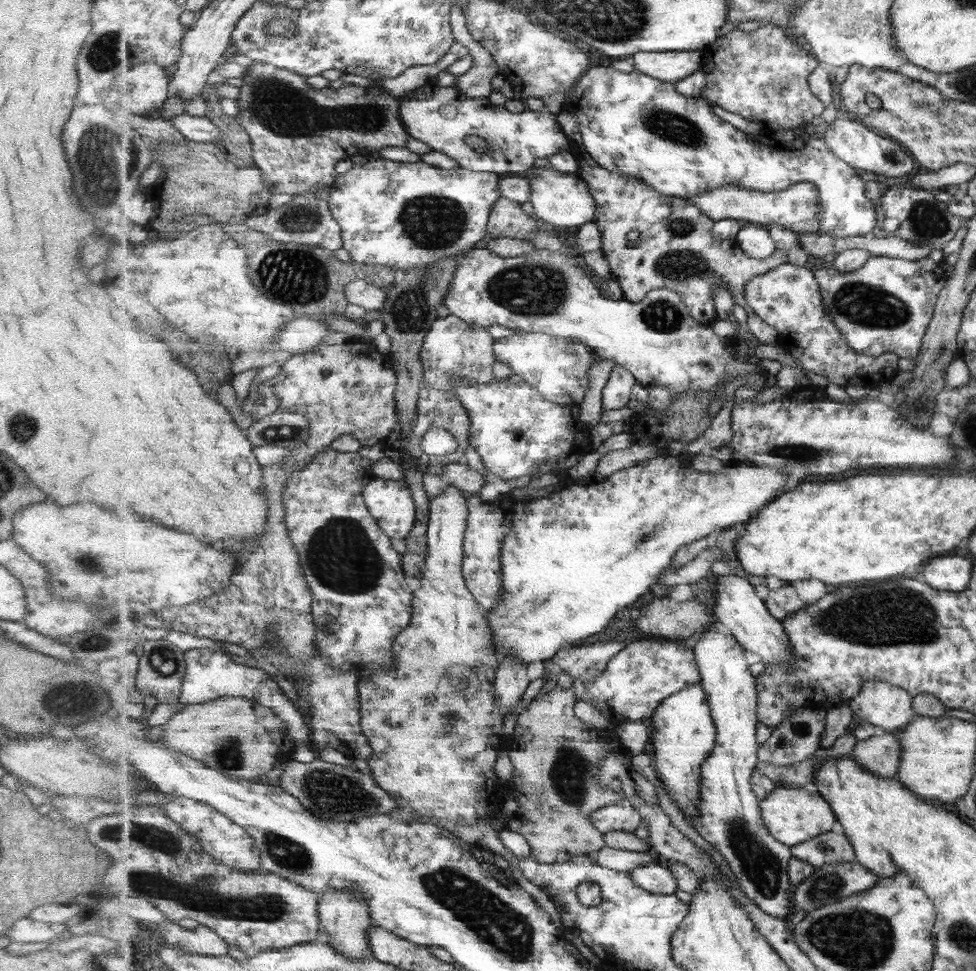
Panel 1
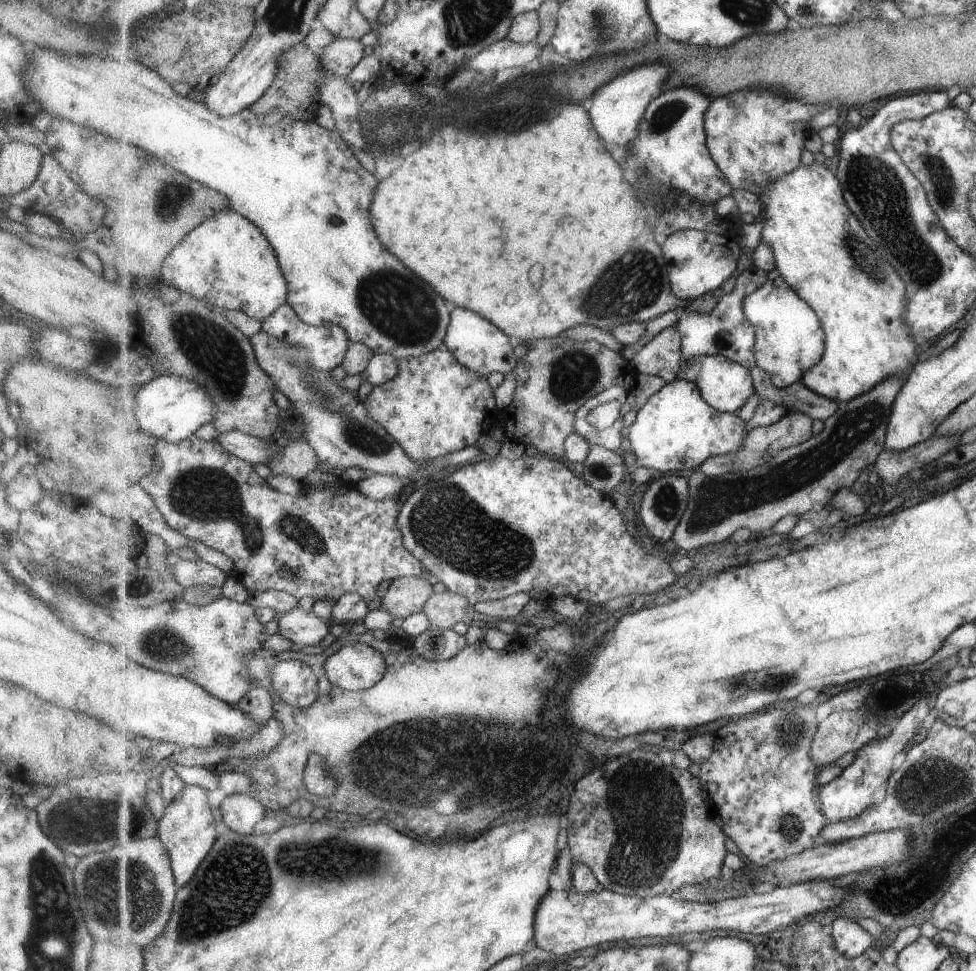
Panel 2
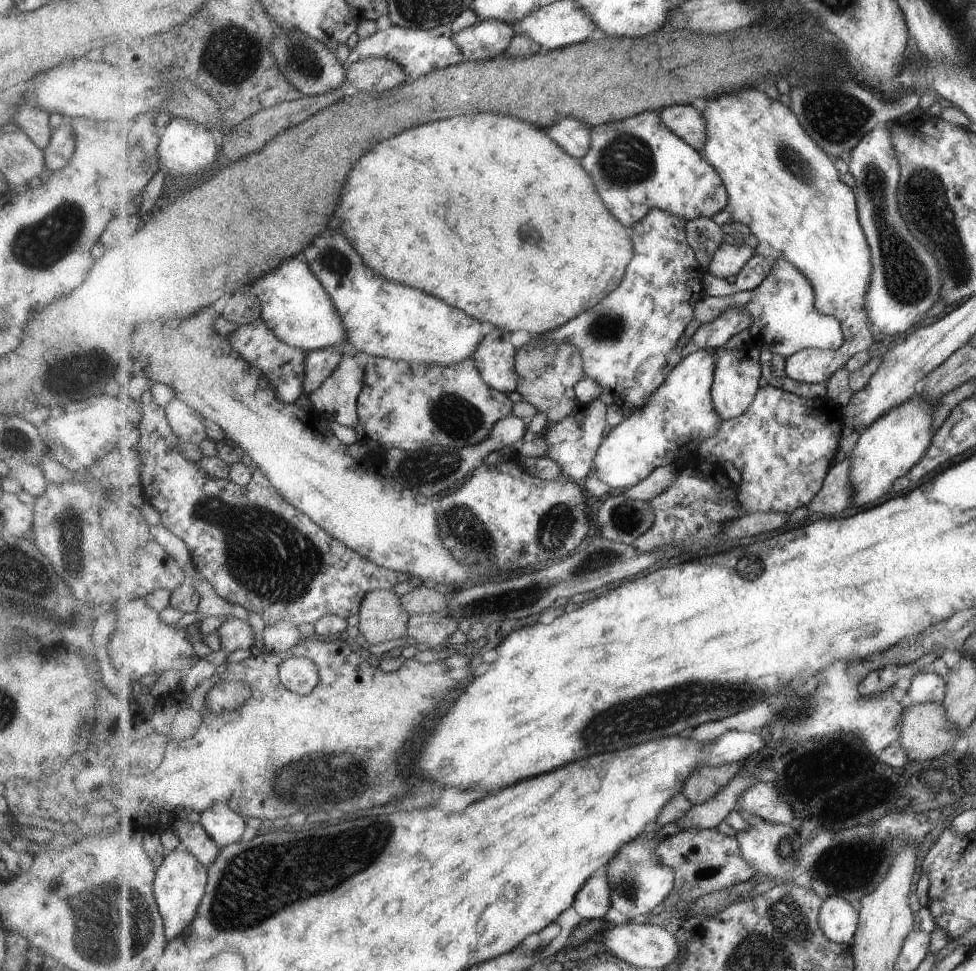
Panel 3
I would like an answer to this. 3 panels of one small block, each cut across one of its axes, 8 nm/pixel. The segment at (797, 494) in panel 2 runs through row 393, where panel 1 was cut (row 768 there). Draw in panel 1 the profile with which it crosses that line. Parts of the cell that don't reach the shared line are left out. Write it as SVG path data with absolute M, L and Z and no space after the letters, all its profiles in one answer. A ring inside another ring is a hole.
M885 732L857 742L855 759L875 775L896 778L901 766L903 745L895 733Z

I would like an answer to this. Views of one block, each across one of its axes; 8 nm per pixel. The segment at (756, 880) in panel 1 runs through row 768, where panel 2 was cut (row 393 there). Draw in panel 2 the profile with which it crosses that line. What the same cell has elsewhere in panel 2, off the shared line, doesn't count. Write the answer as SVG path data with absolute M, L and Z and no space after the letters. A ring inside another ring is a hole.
M703 355L683 357L677 379L695 383L701 389L704 399L715 410L737 414L747 401L755 395L751 372L746 366L723 355Z

